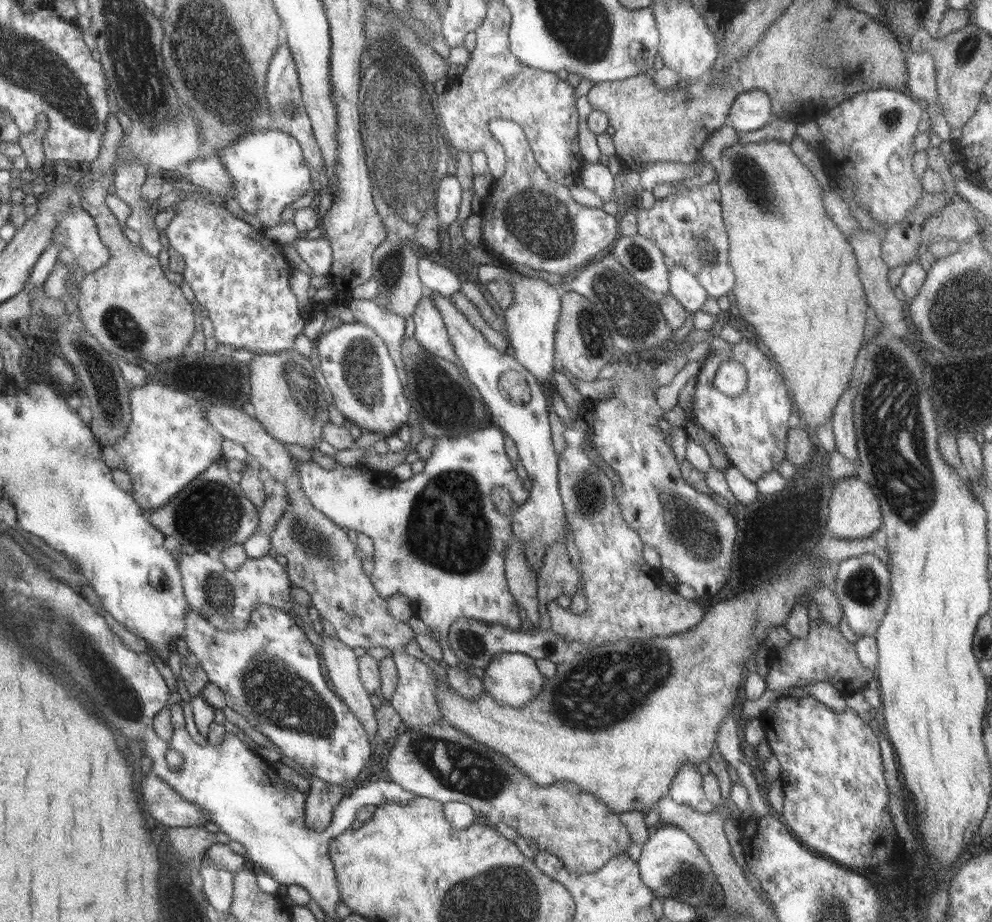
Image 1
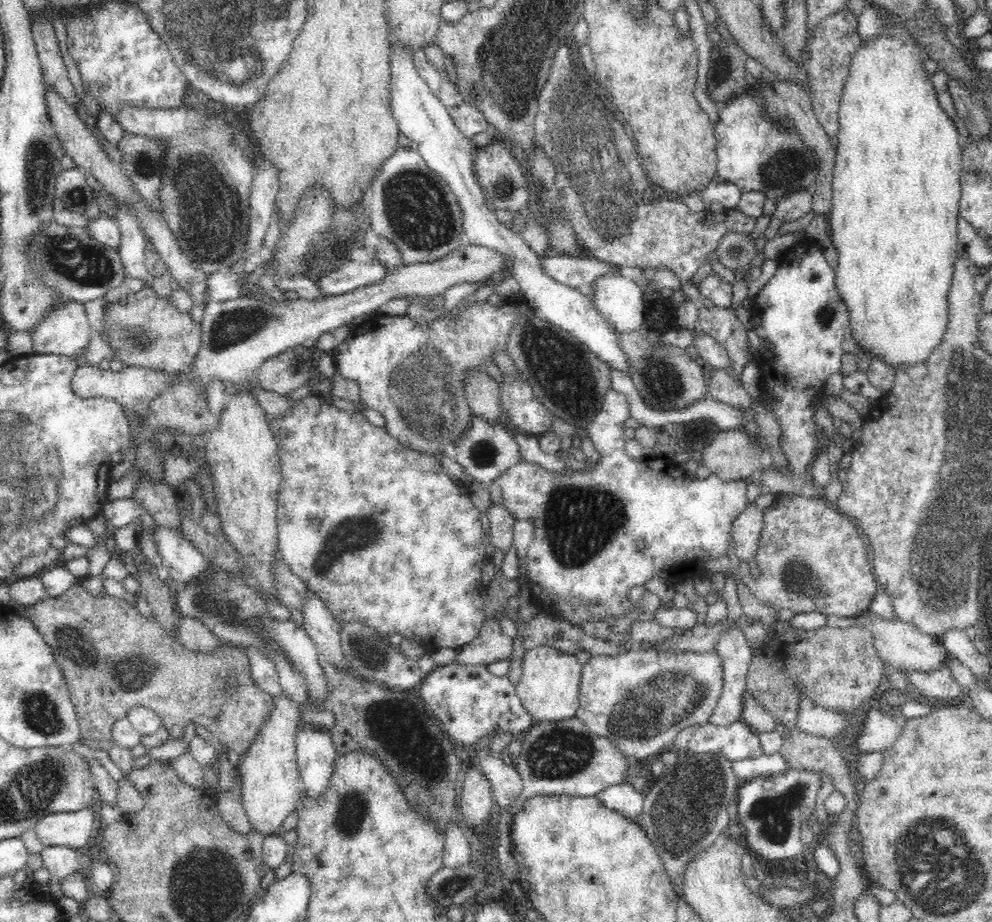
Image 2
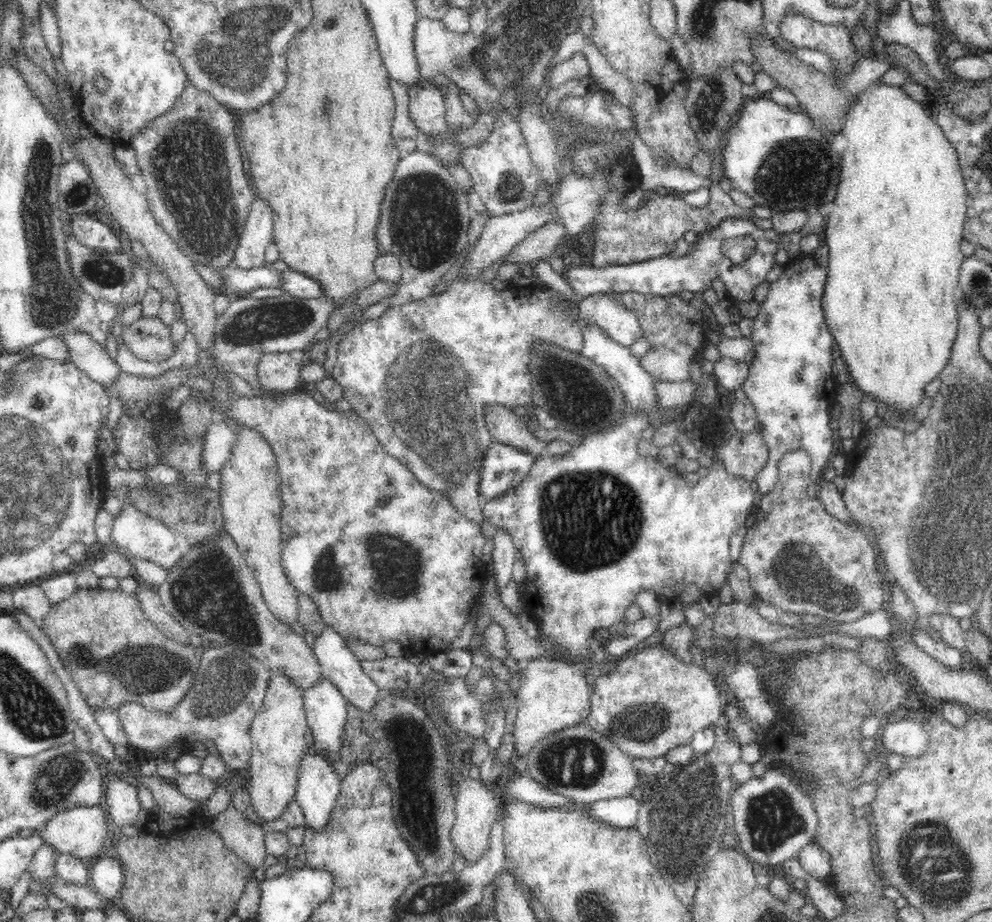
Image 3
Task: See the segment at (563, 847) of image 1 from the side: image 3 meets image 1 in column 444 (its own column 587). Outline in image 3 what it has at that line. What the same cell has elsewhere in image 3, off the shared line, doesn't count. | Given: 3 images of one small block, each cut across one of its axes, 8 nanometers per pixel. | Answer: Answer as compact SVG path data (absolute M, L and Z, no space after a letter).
M587 722L544 736L528 752L526 762L528 774L536 782L576 803L631 796L632 790L641 786L632 759Z

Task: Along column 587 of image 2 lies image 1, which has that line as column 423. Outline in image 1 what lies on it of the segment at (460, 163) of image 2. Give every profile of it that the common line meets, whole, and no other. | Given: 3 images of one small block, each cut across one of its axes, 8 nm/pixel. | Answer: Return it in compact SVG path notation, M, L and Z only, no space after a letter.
M428 291L420 299L420 304L412 313L412 318L415 322L414 338L420 345L424 345L430 353L452 361L456 366L461 366L449 340L442 313L436 309L432 297L428 297Z

